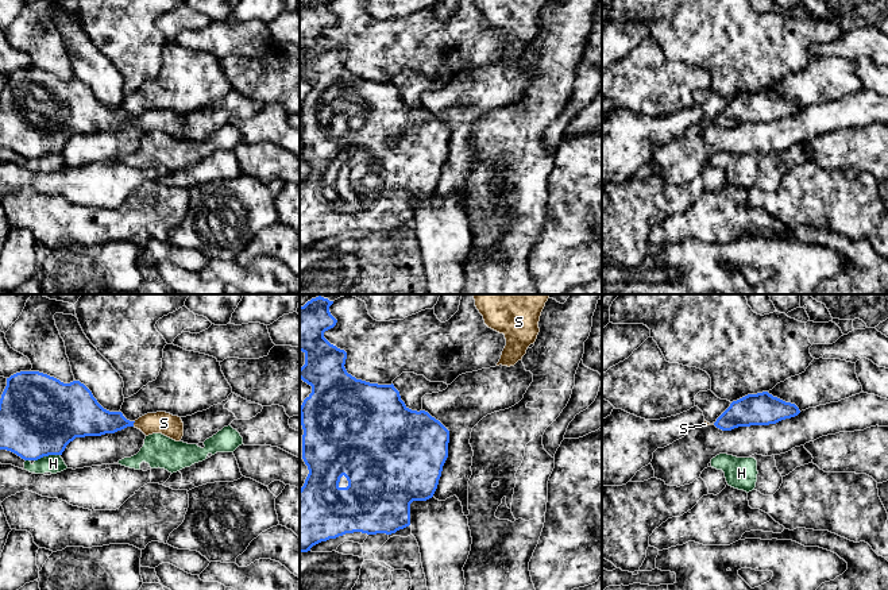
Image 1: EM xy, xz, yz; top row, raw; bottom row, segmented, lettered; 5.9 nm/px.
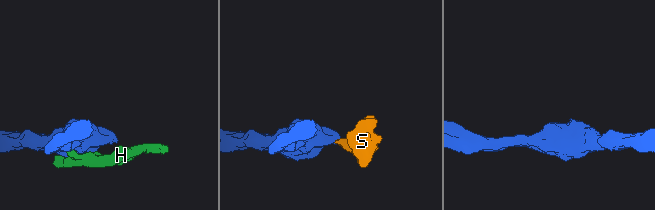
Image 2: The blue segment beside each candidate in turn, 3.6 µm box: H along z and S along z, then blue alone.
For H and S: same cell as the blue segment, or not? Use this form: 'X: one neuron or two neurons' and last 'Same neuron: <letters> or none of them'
H: two neurons
S: one neuron
Same neuron: S

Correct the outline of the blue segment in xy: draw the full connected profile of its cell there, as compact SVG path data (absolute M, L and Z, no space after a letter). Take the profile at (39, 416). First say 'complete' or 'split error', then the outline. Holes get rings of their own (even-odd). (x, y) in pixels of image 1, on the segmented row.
split error; M20 371L7 378L7 386L0 398L0 450L11 451L24 460L62 455L66 446L76 437L115 433L127 427L135 427L146 436L162 433L175 441L184 436L184 423L178 416L157 412L130 421L121 412L104 409L80 381L63 383L39 371Z

